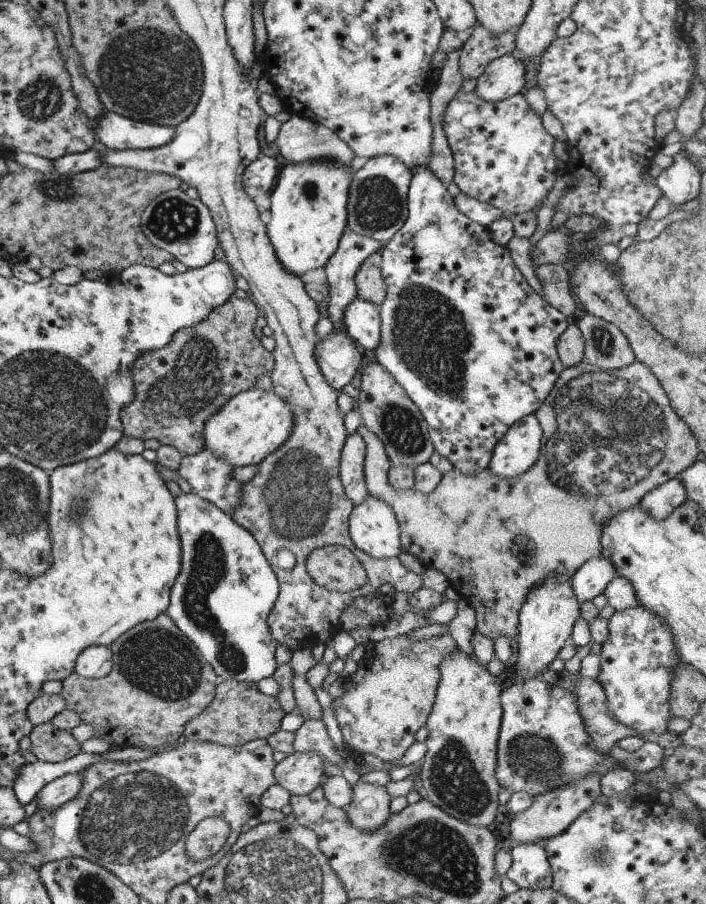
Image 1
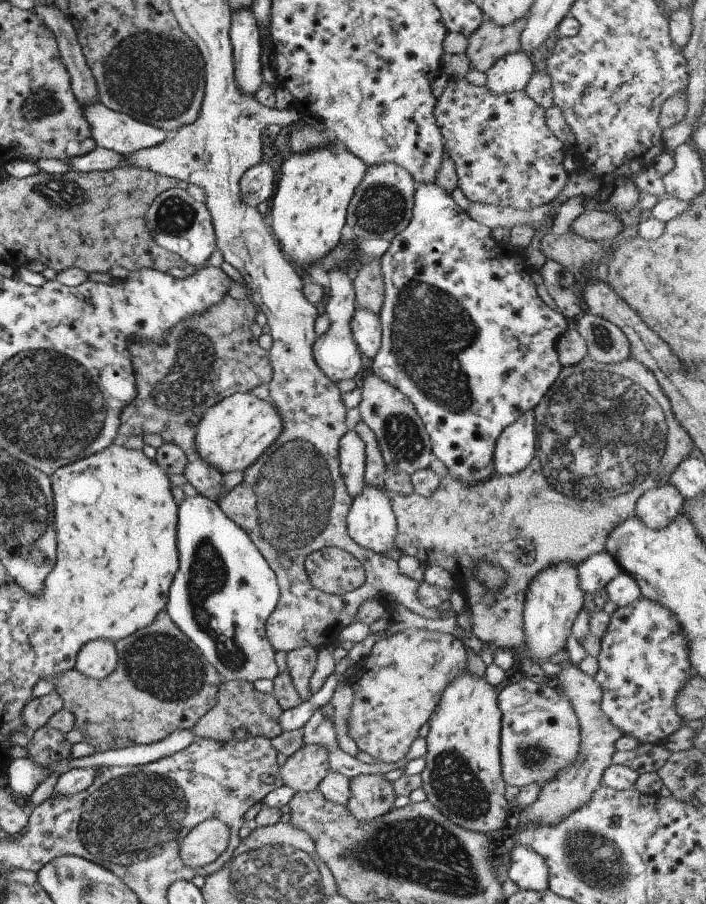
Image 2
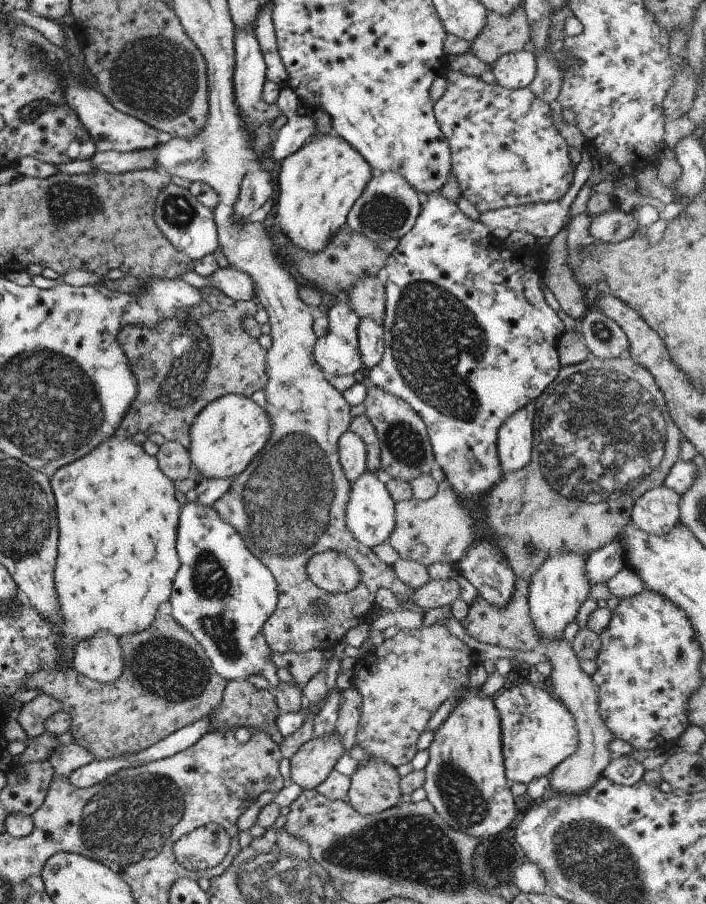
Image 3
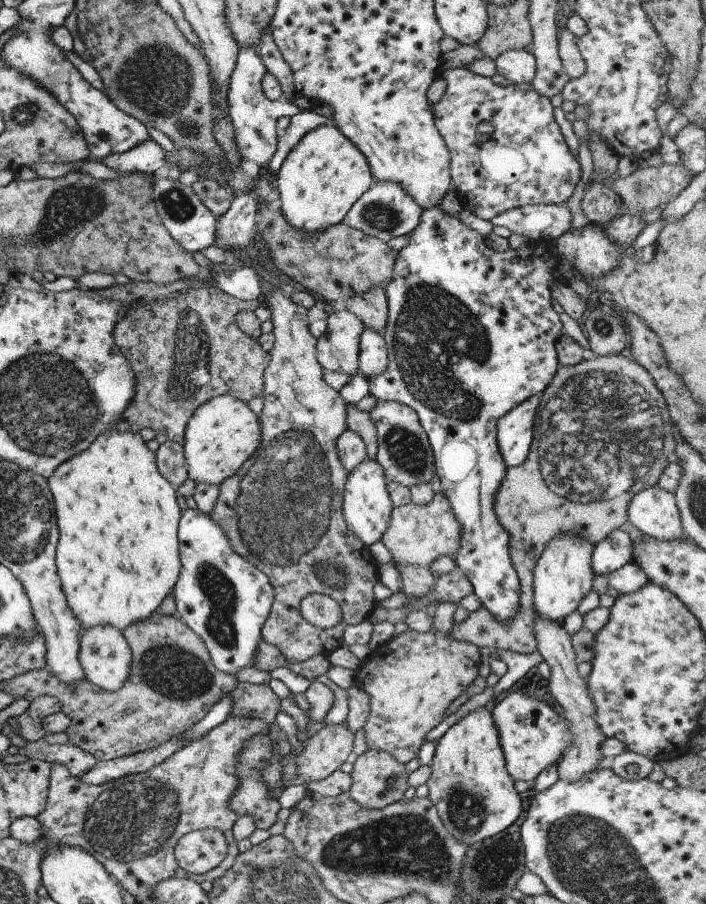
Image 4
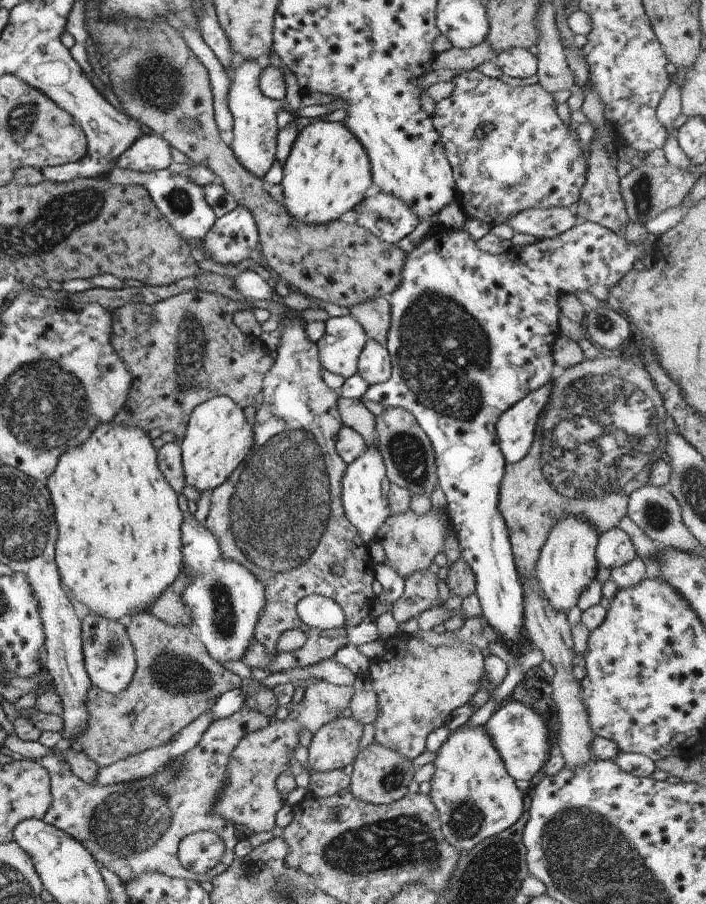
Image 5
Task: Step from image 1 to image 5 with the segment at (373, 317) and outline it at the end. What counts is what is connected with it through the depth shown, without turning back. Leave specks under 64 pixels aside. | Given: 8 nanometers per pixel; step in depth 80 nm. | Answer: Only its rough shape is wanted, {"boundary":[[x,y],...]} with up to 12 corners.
{"boundary":[[367,339],[356,374],[367,385],[390,376],[386,347]]}

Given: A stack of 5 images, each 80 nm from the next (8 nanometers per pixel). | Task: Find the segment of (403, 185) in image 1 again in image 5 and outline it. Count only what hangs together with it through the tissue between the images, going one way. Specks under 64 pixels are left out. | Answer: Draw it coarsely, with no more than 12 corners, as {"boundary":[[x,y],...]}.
{"boundary":[[387,192],[363,198],[353,224],[393,245],[418,224]]}

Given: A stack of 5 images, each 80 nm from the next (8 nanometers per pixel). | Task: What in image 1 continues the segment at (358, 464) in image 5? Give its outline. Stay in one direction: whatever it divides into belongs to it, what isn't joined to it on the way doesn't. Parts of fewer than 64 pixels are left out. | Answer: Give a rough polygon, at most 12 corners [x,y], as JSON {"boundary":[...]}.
{"boundary":[[367,495],[348,516],[351,542],[376,559],[402,550],[391,507]]}

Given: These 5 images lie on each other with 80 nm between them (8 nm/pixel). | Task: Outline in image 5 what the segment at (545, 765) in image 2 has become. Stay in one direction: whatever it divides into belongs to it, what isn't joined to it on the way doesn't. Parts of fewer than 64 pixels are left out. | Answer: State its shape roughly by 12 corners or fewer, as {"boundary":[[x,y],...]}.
{"boundary":[[512,699],[484,723],[507,775],[530,781],[555,751],[533,708]]}

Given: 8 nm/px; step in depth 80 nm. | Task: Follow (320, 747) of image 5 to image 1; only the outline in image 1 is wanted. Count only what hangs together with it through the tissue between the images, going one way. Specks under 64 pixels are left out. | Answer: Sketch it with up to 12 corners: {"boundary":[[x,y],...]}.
{"boundary":[[318,752],[285,755],[273,769],[291,795],[320,786],[325,758]]}

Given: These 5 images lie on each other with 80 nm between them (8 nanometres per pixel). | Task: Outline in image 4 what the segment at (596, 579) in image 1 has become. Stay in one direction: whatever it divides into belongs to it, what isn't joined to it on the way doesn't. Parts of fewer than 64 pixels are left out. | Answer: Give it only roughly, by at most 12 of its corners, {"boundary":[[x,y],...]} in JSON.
{"boundary":[[622,528],[594,544],[594,576],[633,560],[632,540]]}

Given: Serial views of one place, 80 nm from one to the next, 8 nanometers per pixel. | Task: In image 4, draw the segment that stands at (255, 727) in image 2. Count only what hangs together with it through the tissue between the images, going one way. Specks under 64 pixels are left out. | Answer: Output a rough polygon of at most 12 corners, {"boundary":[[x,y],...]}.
{"boundary":[[235,682],[229,717],[270,725],[279,698],[265,684]]}

